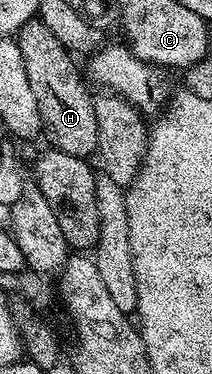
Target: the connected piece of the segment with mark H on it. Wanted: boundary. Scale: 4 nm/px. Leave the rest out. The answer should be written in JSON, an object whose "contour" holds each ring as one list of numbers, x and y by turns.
{"contour":[[37,19,24,23,17,40,21,47,21,59,25,59,25,71,29,74,29,87,33,87,33,95,37,98,37,111,41,115,45,137,47,133,46,144,65,151,65,155,90,158,99,147,97,115,93,93,87,90,88,82,80,66,79,69,75,66,76,58,65,46,57,43,53,31,49,31,49,27]]}

